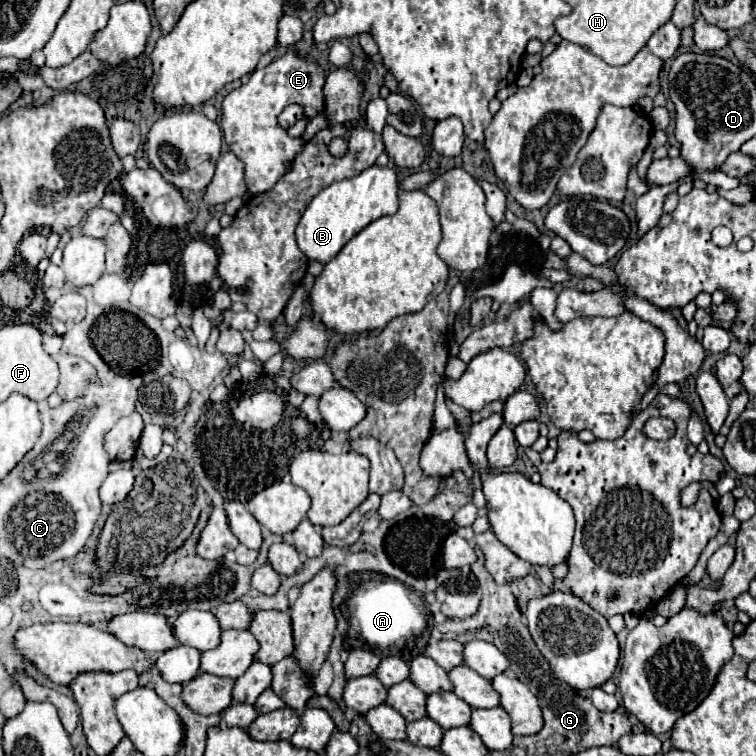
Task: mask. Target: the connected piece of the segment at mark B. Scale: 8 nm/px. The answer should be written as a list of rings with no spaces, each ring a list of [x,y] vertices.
[[[373,164],[353,178],[333,182],[311,200],[311,204],[307,206],[305,214],[299,220],[295,236],[301,252],[309,260],[327,264],[365,226],[369,226],[373,220],[381,216],[395,214],[399,210],[397,192],[399,192],[399,180],[391,166]]]

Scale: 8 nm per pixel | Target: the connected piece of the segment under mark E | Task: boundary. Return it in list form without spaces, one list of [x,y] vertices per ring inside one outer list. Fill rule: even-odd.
[[[285,52],[265,68],[257,68],[245,84],[231,90],[223,100],[221,128],[231,152],[245,164],[247,192],[257,196],[275,186],[279,176],[287,172],[293,158],[302,151],[303,138],[289,136],[277,122],[277,116],[289,104],[299,104],[305,116],[313,118],[323,110],[323,86],[325,68],[317,62],[301,58],[297,52]]]

